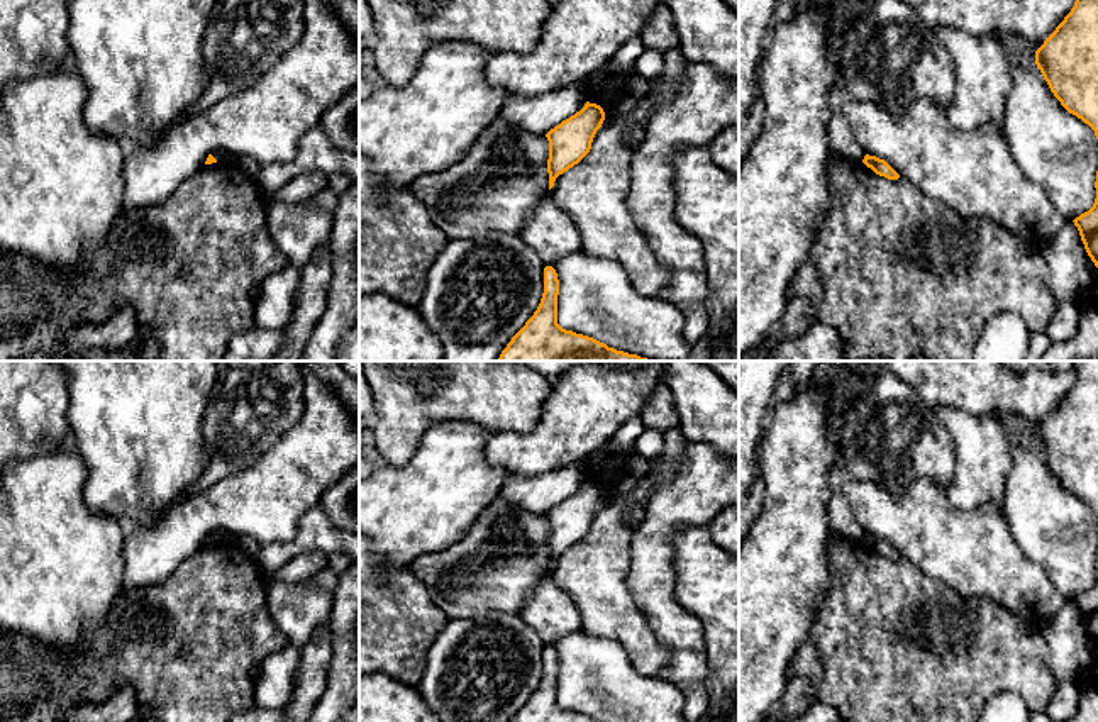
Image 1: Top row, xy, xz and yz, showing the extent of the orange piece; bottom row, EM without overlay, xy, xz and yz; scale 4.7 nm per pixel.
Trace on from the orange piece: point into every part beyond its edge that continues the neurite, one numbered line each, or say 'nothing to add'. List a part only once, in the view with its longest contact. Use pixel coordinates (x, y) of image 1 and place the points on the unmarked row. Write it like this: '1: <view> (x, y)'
nothing to add

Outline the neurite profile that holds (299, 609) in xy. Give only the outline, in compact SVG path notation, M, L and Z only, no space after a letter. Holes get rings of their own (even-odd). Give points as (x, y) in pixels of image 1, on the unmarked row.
M268 571L264 578L269 615L290 646L303 647L319 627L329 625L334 595L317 588L310 580L283 583Z

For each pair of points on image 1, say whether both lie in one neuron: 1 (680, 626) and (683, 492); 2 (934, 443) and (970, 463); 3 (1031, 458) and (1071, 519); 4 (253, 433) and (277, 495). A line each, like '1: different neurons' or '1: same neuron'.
1: same neuron
2: different neurons
3: same neuron
4: different neurons

